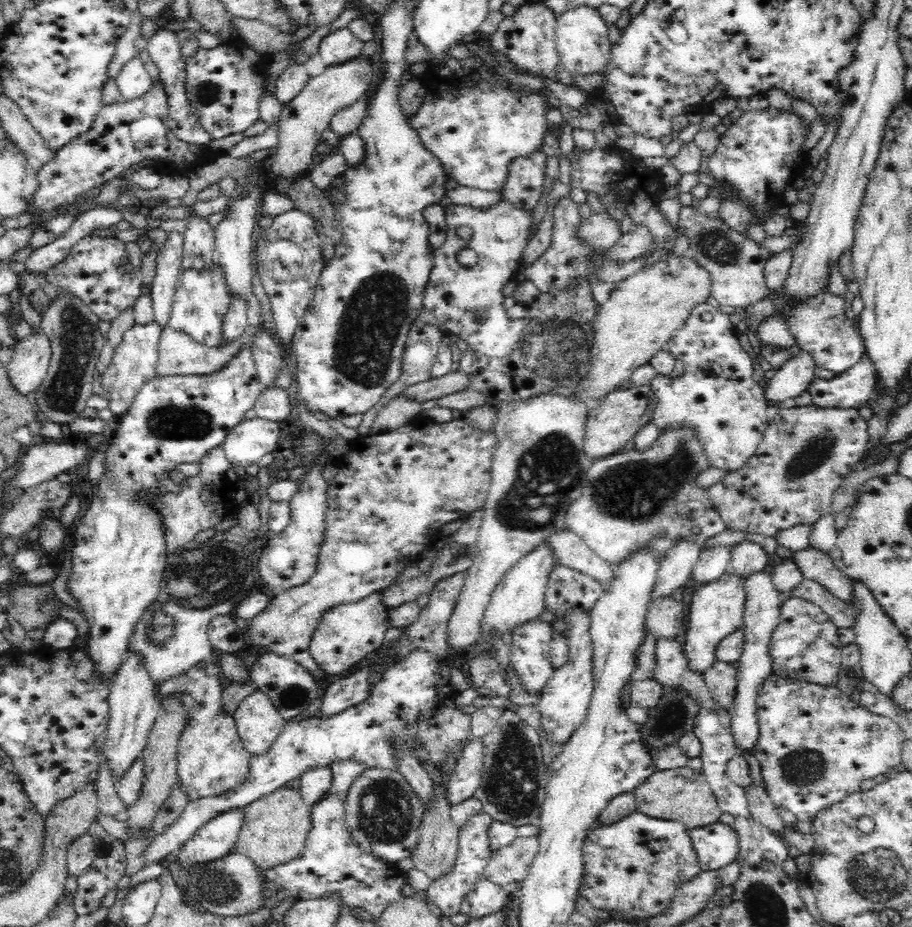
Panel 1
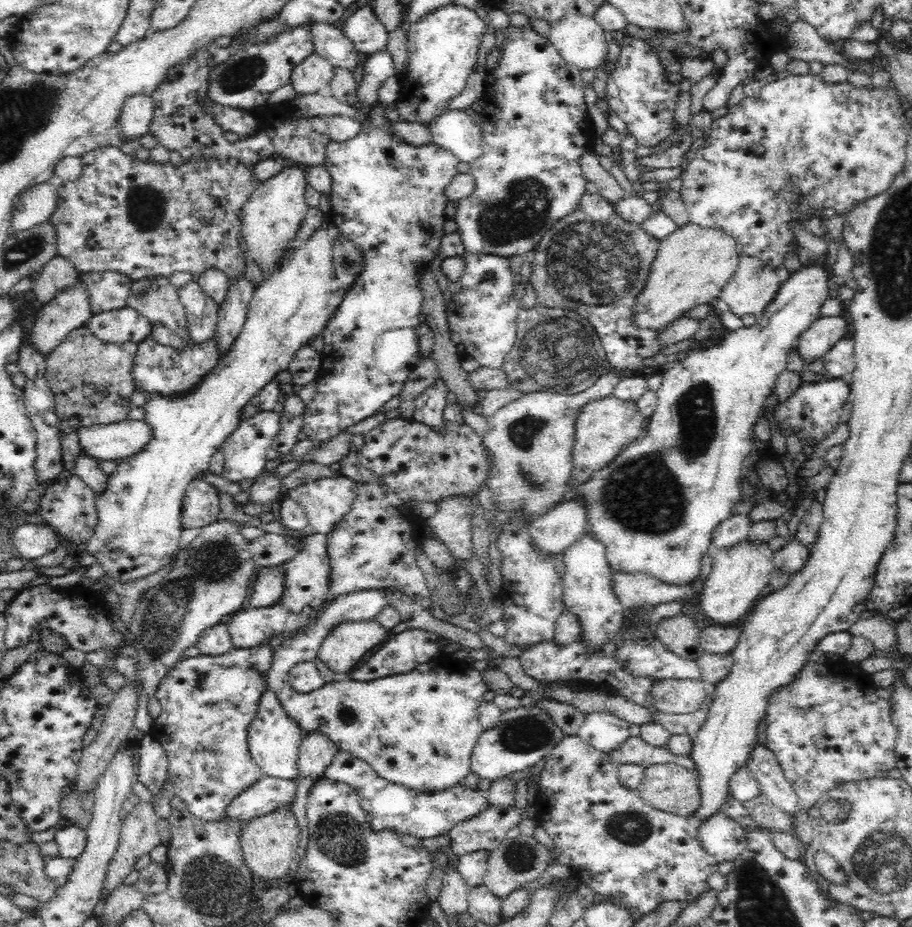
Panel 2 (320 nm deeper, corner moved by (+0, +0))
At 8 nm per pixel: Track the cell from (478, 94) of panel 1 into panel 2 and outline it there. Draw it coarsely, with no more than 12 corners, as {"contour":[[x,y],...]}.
{"contour":[[464,111],[430,125],[432,144],[459,162],[483,152],[483,133]]}

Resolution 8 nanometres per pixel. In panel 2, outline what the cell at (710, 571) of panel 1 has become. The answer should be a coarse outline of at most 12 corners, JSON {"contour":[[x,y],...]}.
{"contour":[[731,514],[714,529],[709,550],[746,540],[750,515]]}

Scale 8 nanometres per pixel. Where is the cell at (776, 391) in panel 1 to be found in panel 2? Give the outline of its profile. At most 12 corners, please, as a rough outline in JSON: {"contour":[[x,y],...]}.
{"contour":[[842,315],[820,317],[797,340],[804,364],[848,332]]}

